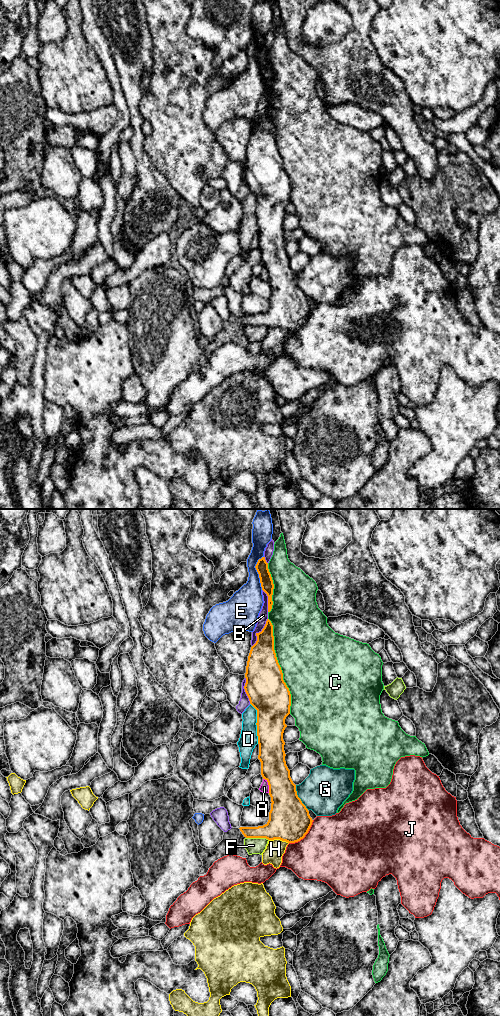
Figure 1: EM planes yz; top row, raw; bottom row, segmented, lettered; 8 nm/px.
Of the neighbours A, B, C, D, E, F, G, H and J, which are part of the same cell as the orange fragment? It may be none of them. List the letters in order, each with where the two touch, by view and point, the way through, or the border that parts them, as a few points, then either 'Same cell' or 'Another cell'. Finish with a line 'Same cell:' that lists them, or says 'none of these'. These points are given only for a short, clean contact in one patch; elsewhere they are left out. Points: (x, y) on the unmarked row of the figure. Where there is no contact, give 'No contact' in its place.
A: Touches orange at yz (268, 272). Boundary: yz (263, 266), (267, 270), (269, 280). Another cell
B: Touches orange at yz (259, 120). Another cell
C: Touches orange at yz (279, 154). Another cell
D: Touches orange at yz (256, 211). Another cell
E: Touches orange at yz (257, 59). Another cell
F: Touches orange at yz (257, 325). Another cell
G: Touches orange at yz (298, 285). Another cell
H: Touches orange at yz (279, 326). Boundary: yz (269, 327), (281, 327), (288, 331). Another cell
J: Touches orange at yz (304, 324). Boundary: yz (313, 308), (308, 320), (302, 326), (289, 331). Another cell
Same cell: none of these

